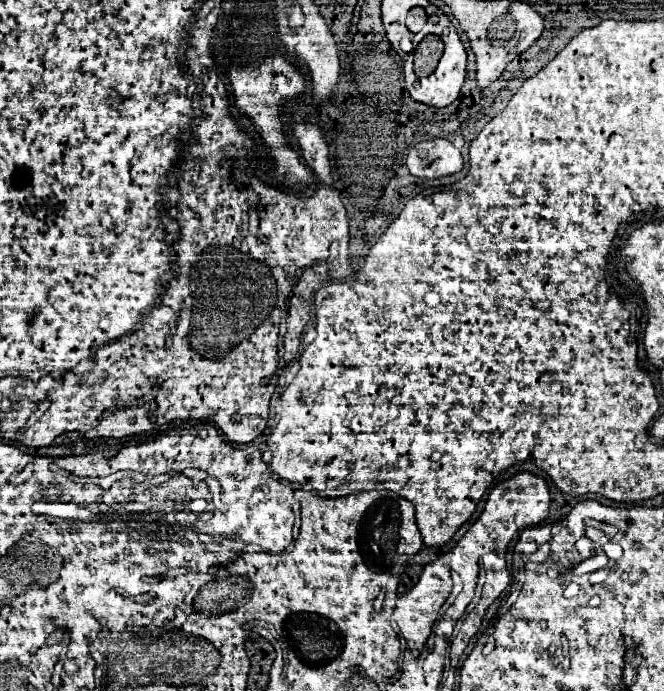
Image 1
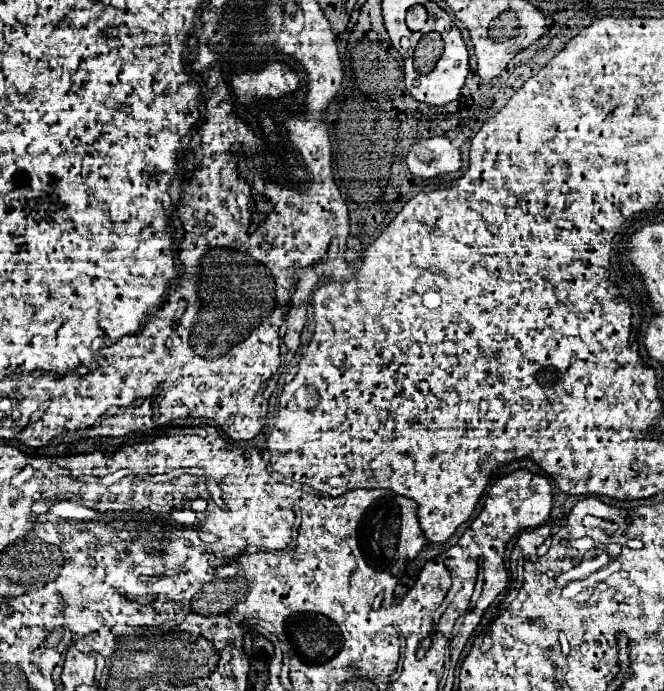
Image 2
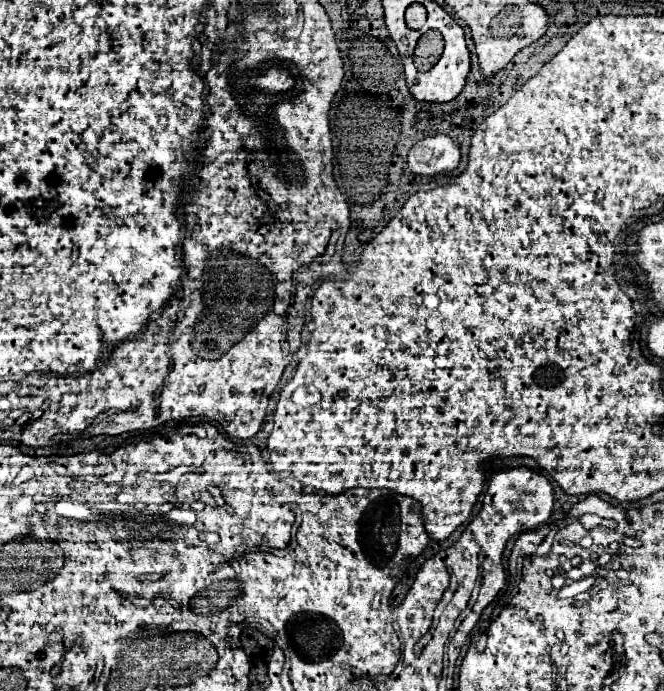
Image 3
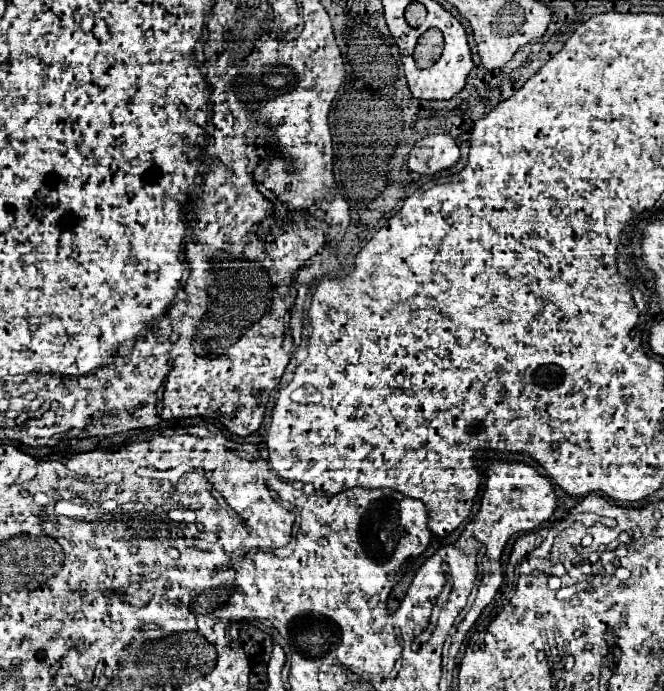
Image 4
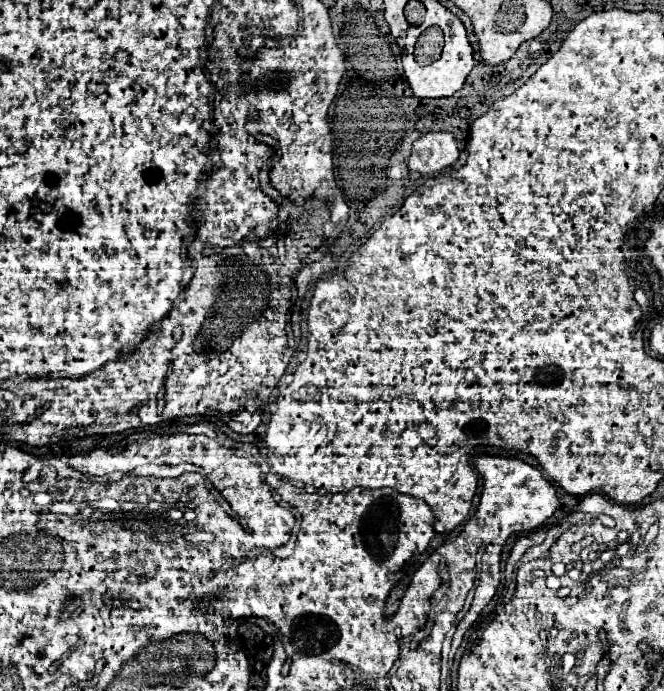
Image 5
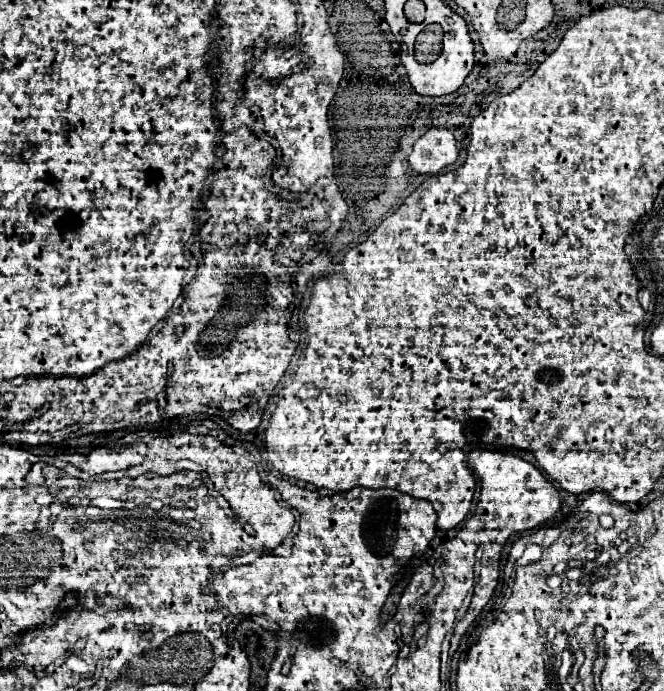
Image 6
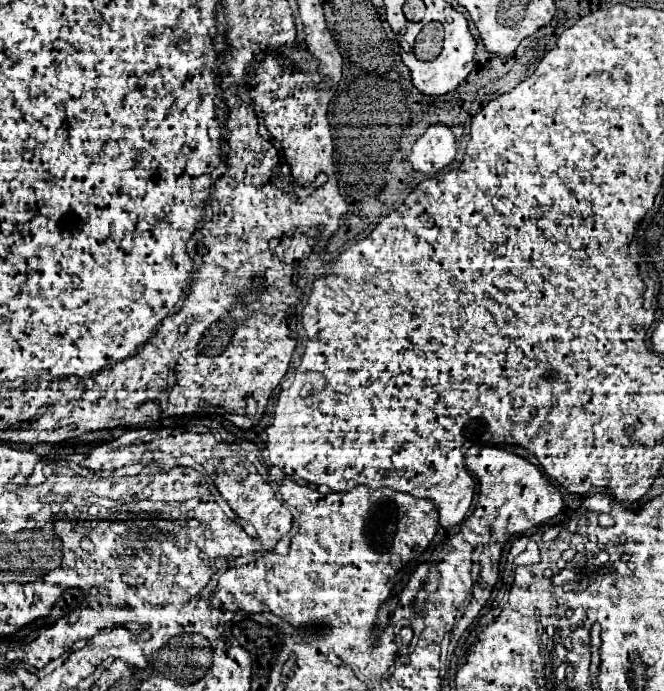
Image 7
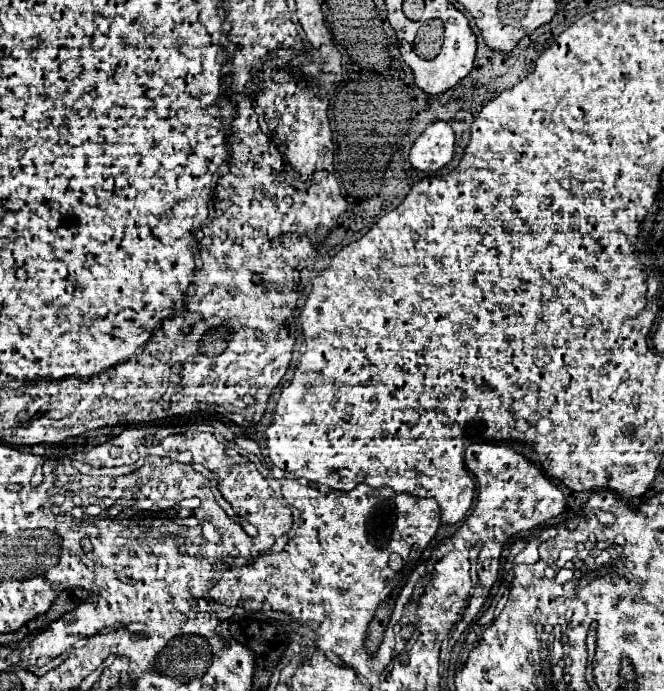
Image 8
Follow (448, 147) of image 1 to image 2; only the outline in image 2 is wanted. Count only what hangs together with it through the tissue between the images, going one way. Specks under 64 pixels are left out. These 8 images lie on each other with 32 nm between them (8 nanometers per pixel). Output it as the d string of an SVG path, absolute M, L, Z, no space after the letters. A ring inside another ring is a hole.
M434 136L416 142L408 156L406 164L414 176L436 178L450 172L456 172L462 164L460 150L444 136Z

